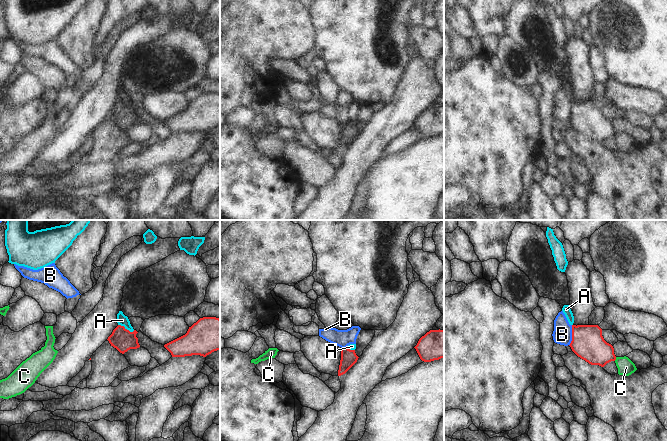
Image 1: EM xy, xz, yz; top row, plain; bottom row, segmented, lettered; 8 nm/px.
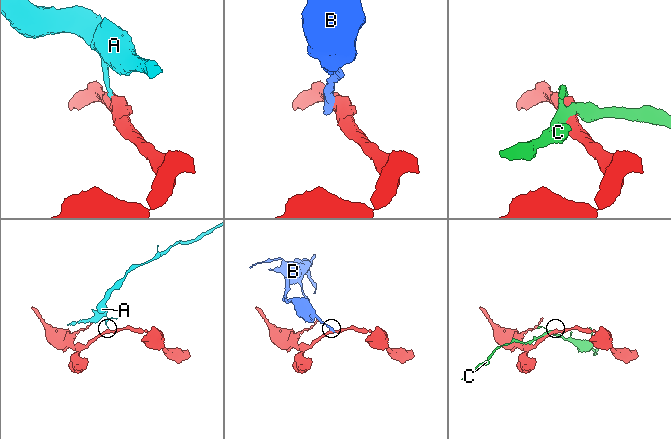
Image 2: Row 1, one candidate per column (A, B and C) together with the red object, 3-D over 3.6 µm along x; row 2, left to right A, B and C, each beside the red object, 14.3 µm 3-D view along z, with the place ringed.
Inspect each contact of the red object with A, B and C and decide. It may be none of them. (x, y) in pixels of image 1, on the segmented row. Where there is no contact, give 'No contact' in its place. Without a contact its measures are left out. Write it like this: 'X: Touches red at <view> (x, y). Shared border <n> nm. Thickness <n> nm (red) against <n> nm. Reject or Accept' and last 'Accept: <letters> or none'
A: Touches red at xy (126, 329). Shared border 140 nm. Thickness 180 nm (red) against 90 nm. Reject
B: Touches red at yz (572, 335). Shared border 170 nm. Thickness 260 nm (red) against 160 nm. Reject
C: Touches red at yz (615, 359). Shared border 40 nm. Thickness 260 nm (red) against 140 nm. Reject
Accept: none

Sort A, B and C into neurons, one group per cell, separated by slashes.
A / B / C

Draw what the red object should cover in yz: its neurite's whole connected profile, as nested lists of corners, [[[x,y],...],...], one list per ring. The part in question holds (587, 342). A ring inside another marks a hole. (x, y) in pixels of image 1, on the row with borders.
[[[572,325],[572,351],[591,365],[604,367],[616,360],[614,348],[602,336],[598,325]]]

